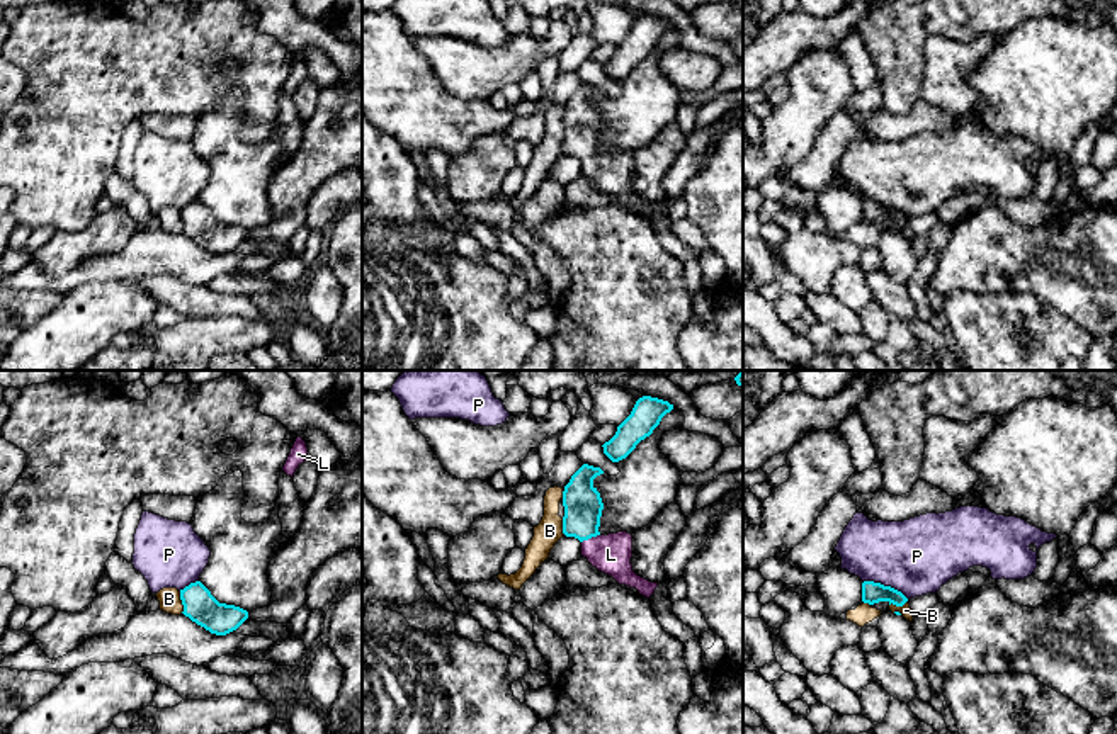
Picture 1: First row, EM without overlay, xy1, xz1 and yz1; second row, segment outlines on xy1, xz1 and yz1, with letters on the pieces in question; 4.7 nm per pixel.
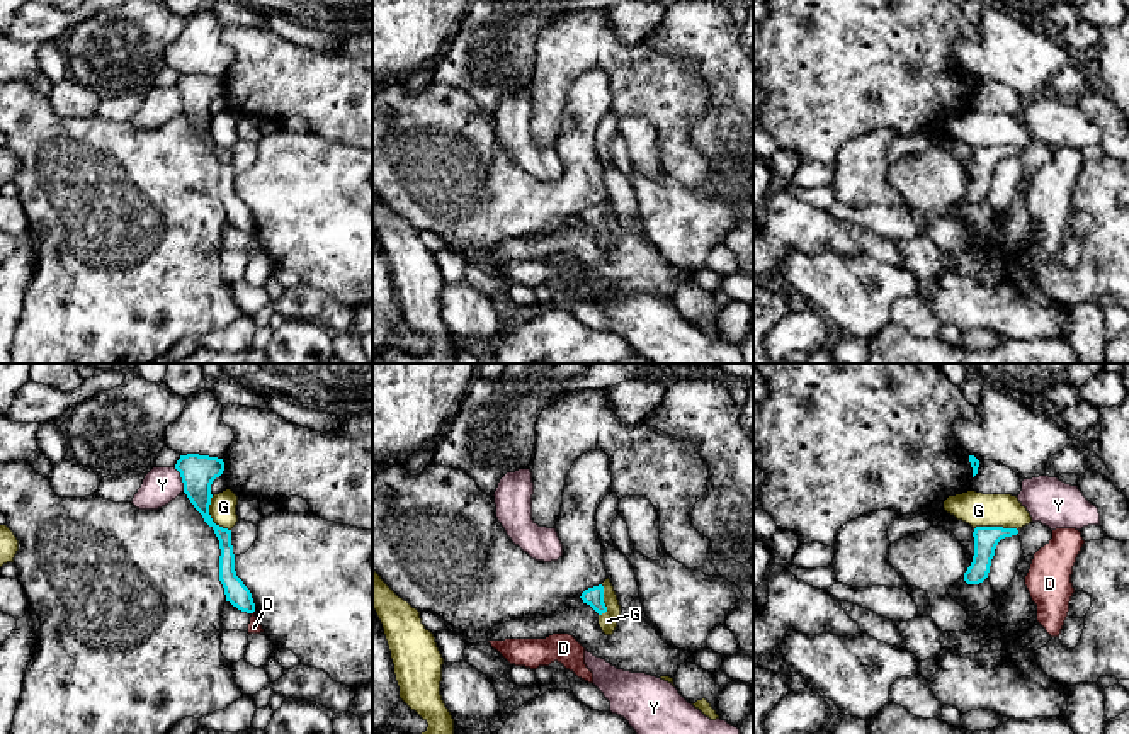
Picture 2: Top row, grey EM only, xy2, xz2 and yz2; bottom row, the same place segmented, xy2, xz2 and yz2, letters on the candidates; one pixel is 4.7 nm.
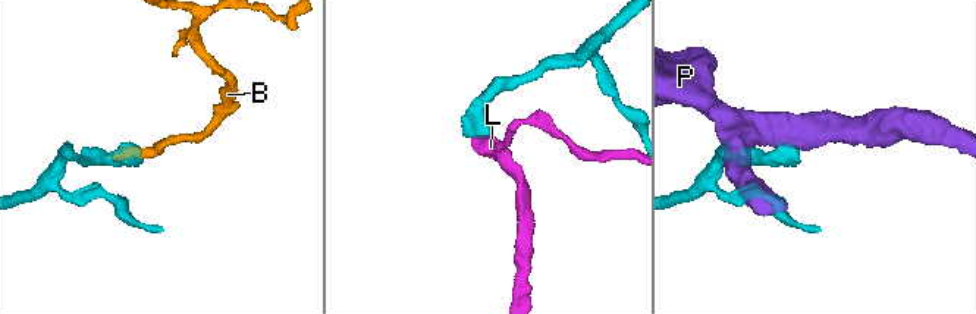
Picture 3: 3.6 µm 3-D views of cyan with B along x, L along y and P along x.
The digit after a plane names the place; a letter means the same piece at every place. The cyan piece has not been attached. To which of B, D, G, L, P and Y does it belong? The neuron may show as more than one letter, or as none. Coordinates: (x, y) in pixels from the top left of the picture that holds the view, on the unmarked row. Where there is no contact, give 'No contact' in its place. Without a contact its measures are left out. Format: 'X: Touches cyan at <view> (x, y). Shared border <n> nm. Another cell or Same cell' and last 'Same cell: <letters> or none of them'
B: Touches cyan at xy1 (182, 221). Shared border 110 nm. Another cell
D: Touches cyan at xy2 (252, 231). Shared border 30 nm. Another cell
G: Touches cyan at yz2 (997, 146). Shared border 200 nm. Another cell
L: Touches cyan at xz1 (590, 157). Shared border 100 nm. Same cell
P: Touches cyan at yz1 (886, 206). Shared border 240 nm. Another cell
Y: Touches cyan at xy2 (182, 99). Shared border 120 nm. Another cell
Same cell: L

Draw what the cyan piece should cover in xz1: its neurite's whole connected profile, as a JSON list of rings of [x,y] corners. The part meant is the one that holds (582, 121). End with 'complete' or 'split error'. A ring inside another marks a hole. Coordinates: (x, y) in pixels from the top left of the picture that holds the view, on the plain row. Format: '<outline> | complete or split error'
[[[583,83],[564,105],[563,153],[581,161],[581,175],[593,187],[649,217],[658,202],[632,190],[632,155],[627,151],[602,155],[598,151],[604,122],[593,99],[600,93],[604,93],[600,87]]] | split error

